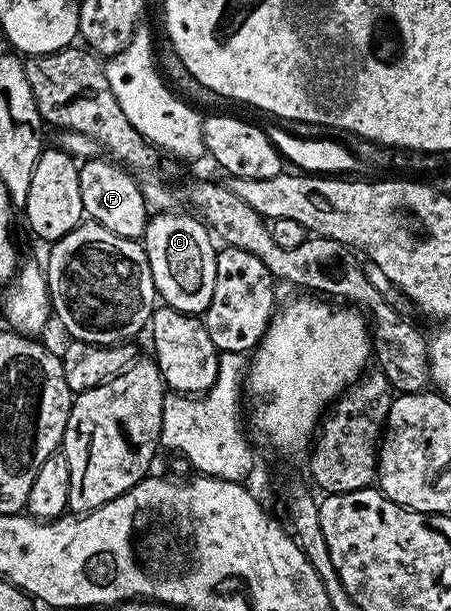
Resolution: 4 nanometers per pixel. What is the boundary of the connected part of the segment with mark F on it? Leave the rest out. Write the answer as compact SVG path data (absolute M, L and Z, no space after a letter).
M103 156L89 158L80 166L80 191L85 215L91 221L102 224L102 228L110 228L110 232L118 236L143 239L150 211L148 205L144 203L140 182L132 179L130 176L132 174L123 165L104 158Z

